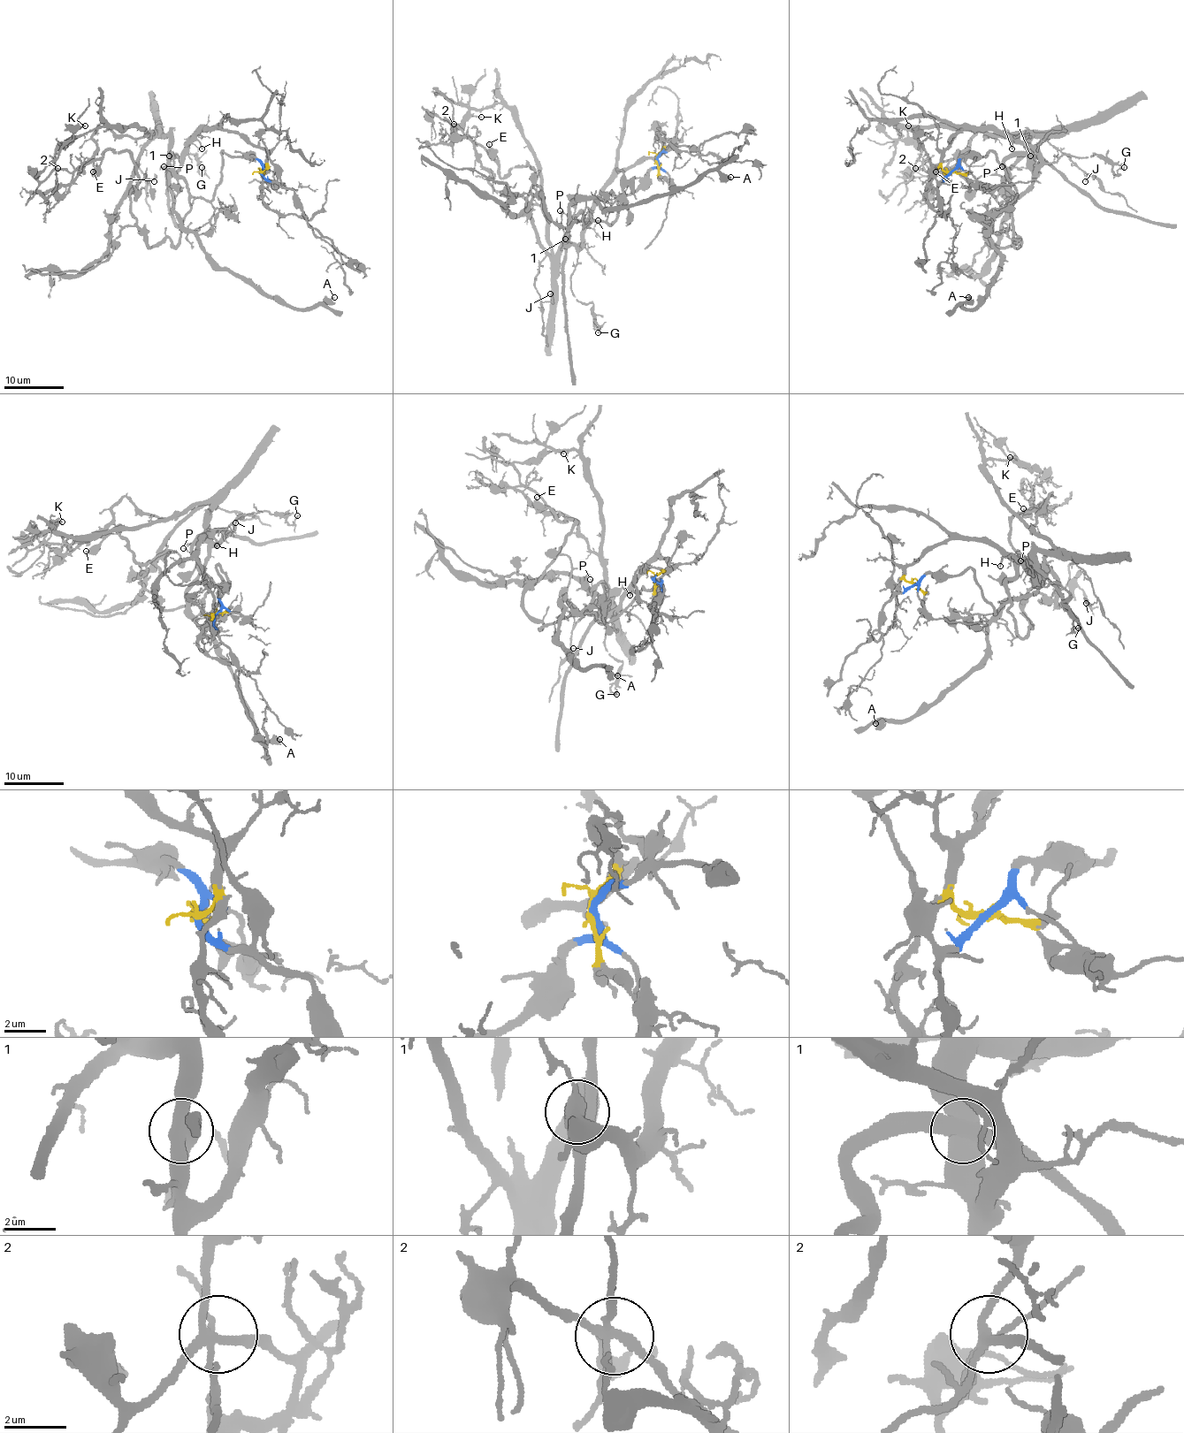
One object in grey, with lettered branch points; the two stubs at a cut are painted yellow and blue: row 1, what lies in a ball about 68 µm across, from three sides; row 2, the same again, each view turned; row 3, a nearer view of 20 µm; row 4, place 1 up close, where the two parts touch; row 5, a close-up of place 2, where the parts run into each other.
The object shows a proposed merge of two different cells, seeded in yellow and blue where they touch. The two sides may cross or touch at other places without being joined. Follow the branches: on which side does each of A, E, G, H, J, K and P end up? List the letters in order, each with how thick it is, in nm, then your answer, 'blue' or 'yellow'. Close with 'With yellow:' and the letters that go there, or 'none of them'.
A: 280 nm thick; yellow
E: 320 nm thick; blue
G: 190 nm thick; yellow
H: 200 nm thick; yellow
J: 100 nm thick; yellow
K: 190 nm thick; blue
P: 170 nm thick; blue
With yellow: A, G, H, J

